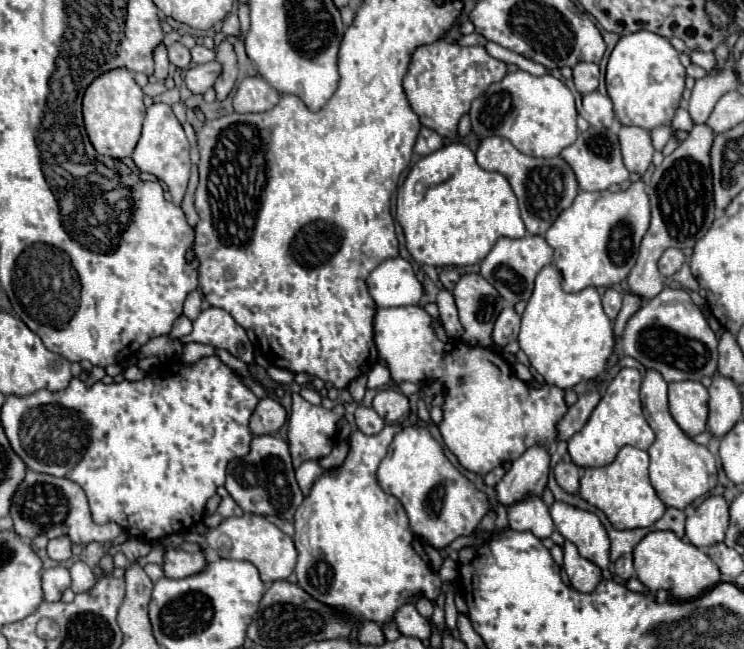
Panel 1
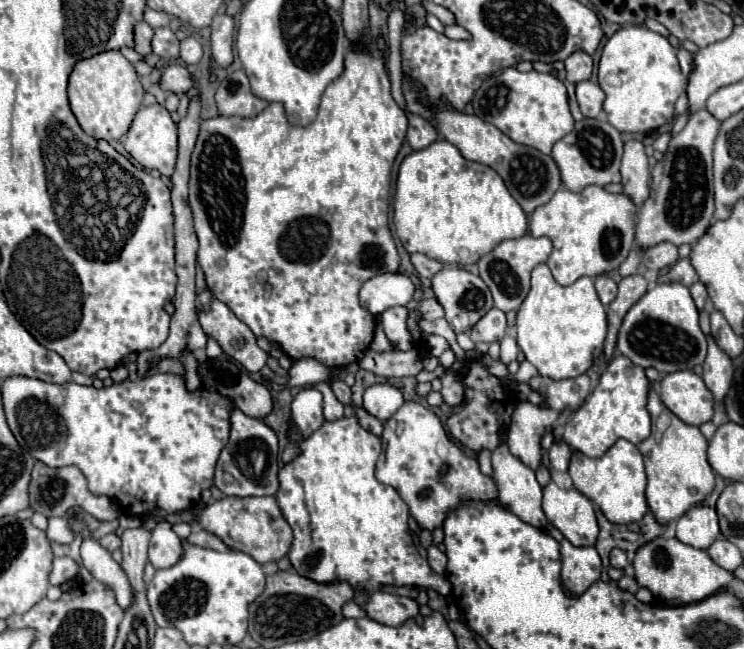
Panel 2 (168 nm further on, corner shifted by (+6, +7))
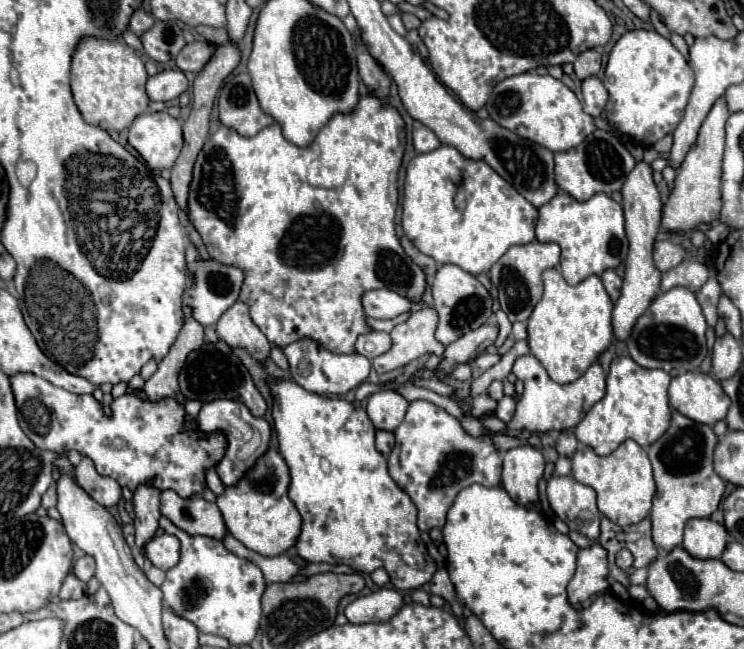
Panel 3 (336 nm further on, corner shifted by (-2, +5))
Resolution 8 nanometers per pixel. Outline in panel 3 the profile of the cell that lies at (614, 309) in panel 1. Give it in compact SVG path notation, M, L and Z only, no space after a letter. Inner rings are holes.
M608 269L608 271L604 271L604 273L600 275L600 279L602 279L602 283L604 283L604 287L606 287L608 295L610 295L610 299L612 299L612 301L616 301L616 299L620 297L622 279L616 275L616 271L614 271L614 269Z

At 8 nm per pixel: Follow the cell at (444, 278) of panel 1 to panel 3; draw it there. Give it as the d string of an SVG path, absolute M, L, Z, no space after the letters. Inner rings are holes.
M402 237L400 239L400 245L404 247L404 251L406 251L406 255L426 273L426 277L428 279L432 279L434 277L434 273L436 273L436 269L438 269L438 263L432 259L432 257L428 257L428 255L424 255L424 253L420 253L406 237Z

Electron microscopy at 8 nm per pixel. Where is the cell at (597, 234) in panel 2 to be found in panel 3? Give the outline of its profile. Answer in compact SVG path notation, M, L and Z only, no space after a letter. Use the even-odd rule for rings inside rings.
M558 193L556 197L552 197L552 201L538 209L536 239L540 243L560 245L560 273L568 285L578 285L590 275L600 275L606 269L616 269L628 253L622 207L606 193L596 193L592 199L582 203L568 193Z

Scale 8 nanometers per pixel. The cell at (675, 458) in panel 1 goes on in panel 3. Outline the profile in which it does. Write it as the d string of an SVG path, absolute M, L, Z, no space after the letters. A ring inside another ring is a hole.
M678 411L672 413L670 429L652 443L646 453L654 467L656 495L652 501L652 541L658 549L672 551L682 545L682 531L688 519L708 519L720 505L724 495L724 481L714 471L712 453L716 447L716 435L710 425L696 423Z

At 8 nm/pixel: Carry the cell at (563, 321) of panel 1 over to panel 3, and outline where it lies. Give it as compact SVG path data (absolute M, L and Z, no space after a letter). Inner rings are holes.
M558 269L542 273L544 295L528 319L528 343L556 383L576 381L612 341L612 301L598 275L590 275L576 287L568 285Z

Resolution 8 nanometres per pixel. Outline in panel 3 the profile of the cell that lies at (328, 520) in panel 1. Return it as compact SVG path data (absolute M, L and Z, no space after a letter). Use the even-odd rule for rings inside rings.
M268 377L266 379L266 385L272 393L272 419L274 419L274 431L276 431L276 437L278 437L278 449L284 457L284 461L288 463L288 467L292 467L292 481L290 481L290 499L296 503L300 515L302 515L302 533L298 537L298 543L296 543L296 549L298 549L298 555L310 563L332 563L332 565L338 565L338 563L344 563L348 567L352 567L354 571L360 571L360 573L372 573L374 569L378 567L384 567L388 573L390 573L390 581L396 589L400 591L412 591L412 589L418 589L422 587L424 583L428 583L436 571L436 563L426 555L422 543L420 543L420 531L416 527L416 505L412 503L412 499L392 481L392 477L388 475L388 465L386 465L386 457L380 455L374 447L374 425L372 421L368 419L366 411L346 399L330 399L330 397L324 397L324 395L318 395L318 393L310 393L306 391L304 387L300 387L296 381L292 379L274 379L274 377Z

